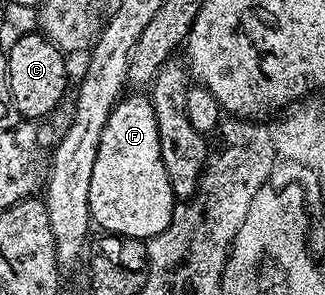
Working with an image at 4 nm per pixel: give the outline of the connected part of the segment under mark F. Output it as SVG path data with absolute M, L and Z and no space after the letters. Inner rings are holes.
M124 96L115 105L114 111L101 131L101 143L97 147L97 160L93 163L93 179L89 182L89 211L91 220L103 228L104 234L115 233L118 237L150 239L169 227L177 198L169 183L165 163L161 159L161 143L157 131L157 119L151 106L150 96Z

